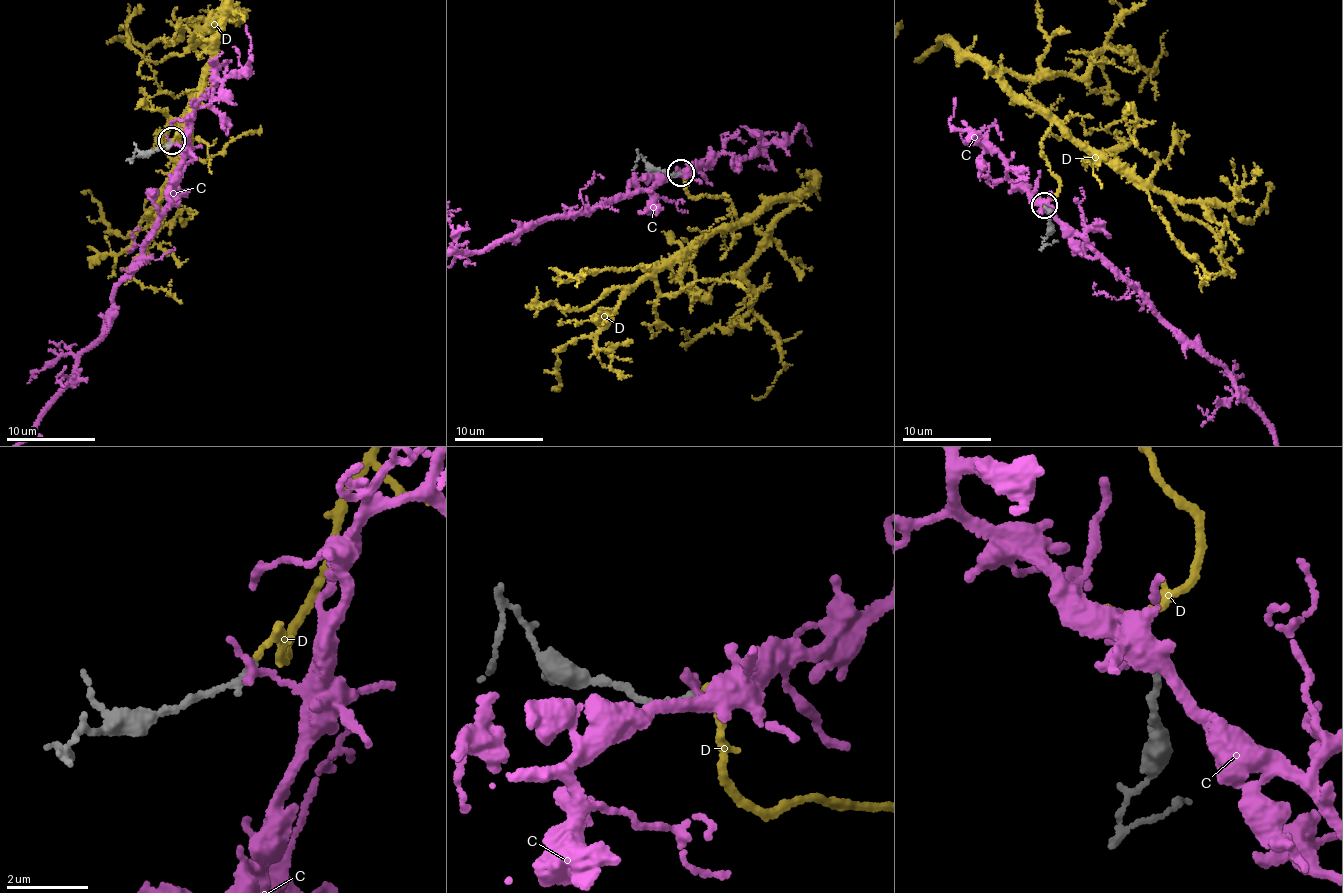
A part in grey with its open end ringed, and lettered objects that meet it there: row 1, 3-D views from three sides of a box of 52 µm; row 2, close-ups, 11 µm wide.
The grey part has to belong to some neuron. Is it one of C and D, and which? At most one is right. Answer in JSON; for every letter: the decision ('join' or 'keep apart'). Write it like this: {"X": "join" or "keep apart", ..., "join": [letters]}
{"C": "keep apart", "D": "join", "join": ["D"]}

